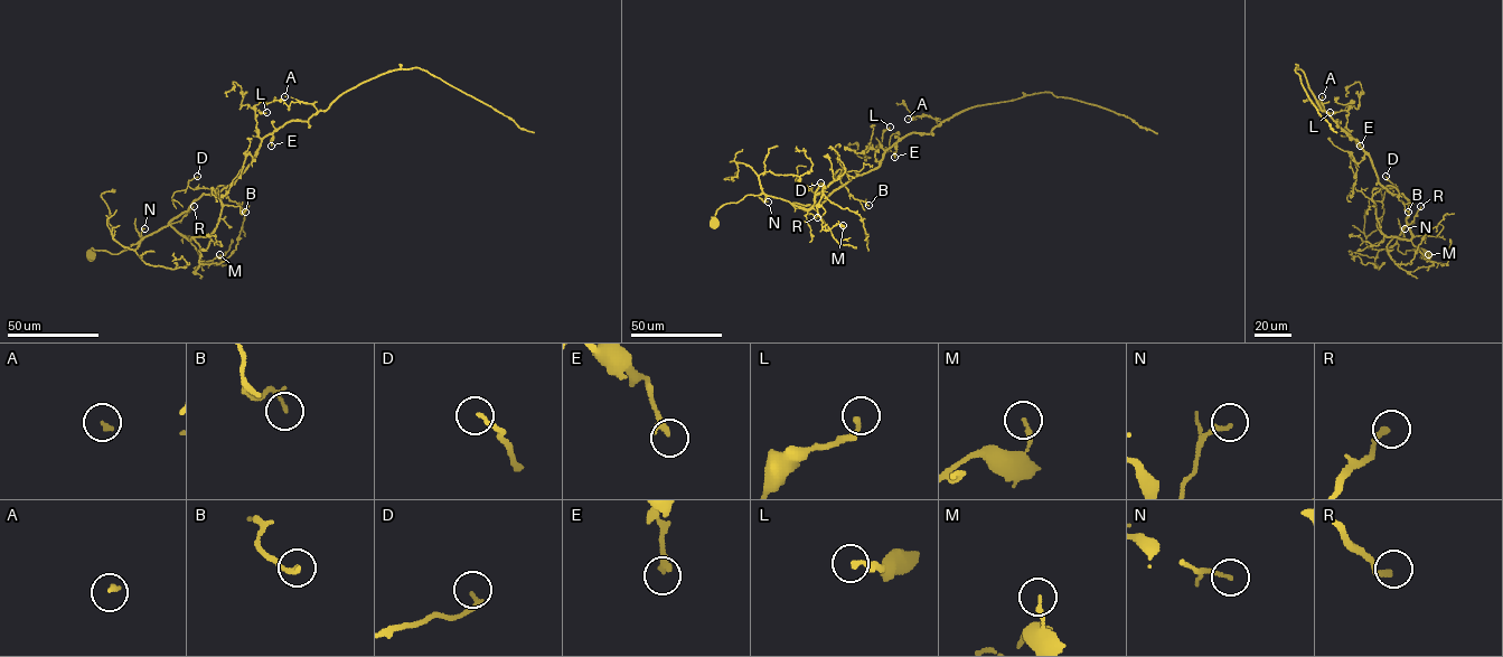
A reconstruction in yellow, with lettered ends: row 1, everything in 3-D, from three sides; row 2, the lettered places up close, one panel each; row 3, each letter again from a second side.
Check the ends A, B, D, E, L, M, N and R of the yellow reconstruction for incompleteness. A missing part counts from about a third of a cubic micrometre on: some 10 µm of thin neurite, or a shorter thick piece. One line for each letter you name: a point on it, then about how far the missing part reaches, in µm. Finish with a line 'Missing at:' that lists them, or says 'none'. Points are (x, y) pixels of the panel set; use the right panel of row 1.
Missing at: none

